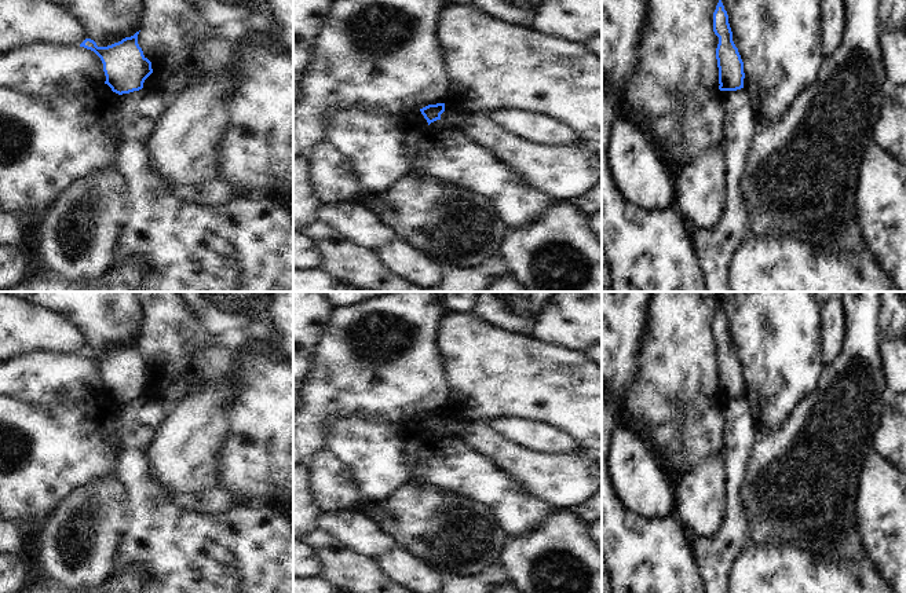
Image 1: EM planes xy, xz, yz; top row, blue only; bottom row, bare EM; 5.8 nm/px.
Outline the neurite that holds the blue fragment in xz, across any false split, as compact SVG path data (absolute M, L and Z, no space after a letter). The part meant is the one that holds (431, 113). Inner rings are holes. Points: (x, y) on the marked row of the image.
M445 103L428 105L420 109L420 111L430 125L436 120L441 120L441 114L445 111Z

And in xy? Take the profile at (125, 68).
M139 32L107 47L98 47L91 39L80 44L101 58L106 76L105 84L118 95L142 89L145 80L153 73L151 62L138 44L138 34Z

